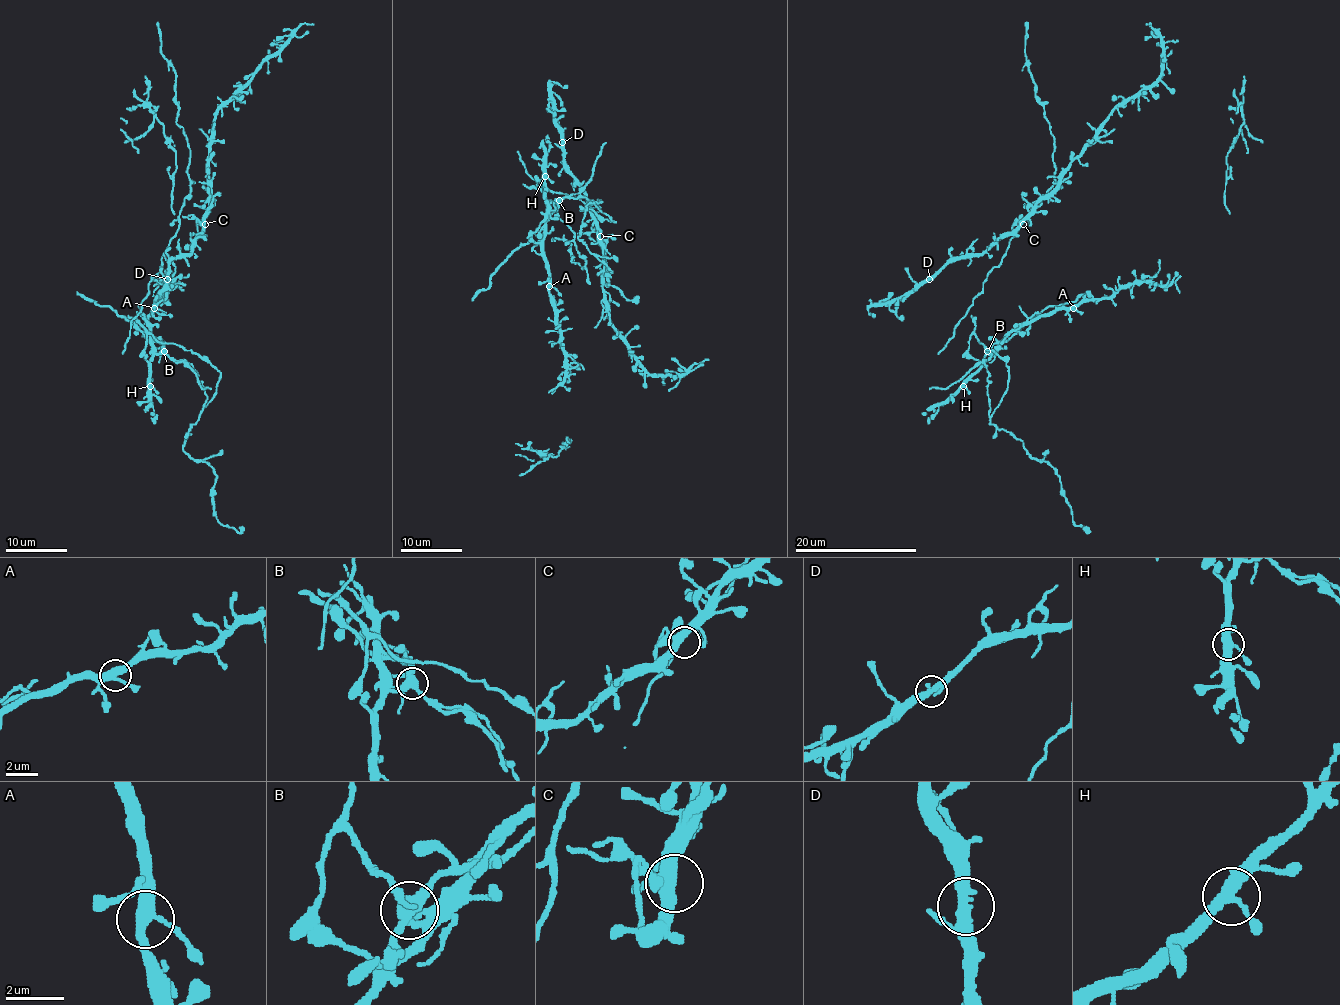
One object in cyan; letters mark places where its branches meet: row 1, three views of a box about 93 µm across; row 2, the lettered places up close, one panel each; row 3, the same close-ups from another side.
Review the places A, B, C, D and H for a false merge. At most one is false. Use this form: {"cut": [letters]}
{"cut": ["B"]}

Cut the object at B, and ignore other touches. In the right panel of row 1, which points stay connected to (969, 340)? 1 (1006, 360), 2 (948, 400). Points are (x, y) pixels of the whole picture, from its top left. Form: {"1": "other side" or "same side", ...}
{"1": "same side", "2": "other side"}

